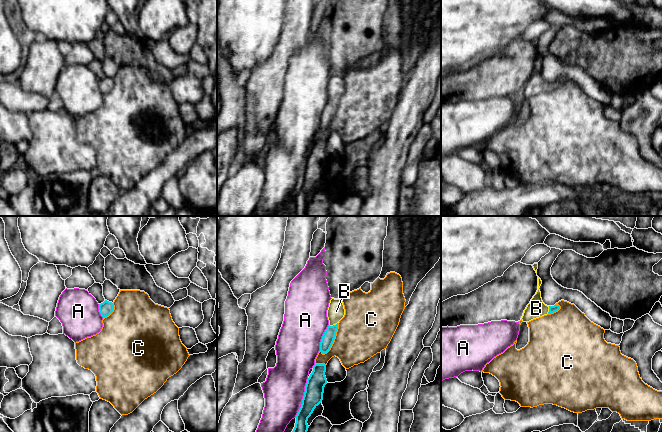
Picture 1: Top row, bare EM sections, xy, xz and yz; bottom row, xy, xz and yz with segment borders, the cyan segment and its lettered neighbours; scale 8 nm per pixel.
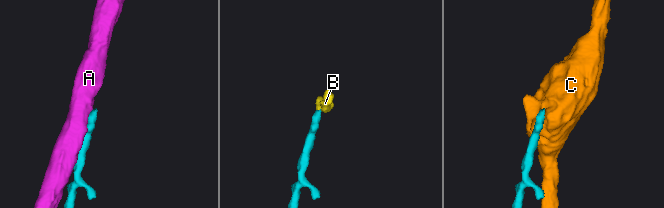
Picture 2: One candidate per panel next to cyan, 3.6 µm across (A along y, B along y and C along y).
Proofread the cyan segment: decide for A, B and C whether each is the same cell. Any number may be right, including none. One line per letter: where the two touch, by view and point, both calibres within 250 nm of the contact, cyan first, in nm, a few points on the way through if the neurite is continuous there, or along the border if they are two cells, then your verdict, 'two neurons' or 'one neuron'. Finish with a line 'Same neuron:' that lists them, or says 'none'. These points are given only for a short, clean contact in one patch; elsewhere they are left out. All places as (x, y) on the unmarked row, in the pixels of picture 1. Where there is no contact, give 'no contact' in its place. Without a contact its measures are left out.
A: meets cyan in xz at (303, 174); 160 nm thick on the cyan side, 320 nm on the other; two neurons
B: meets cyan in xz at (333, 101); 100 nm thick on the cyan side, 140 nm on the other; runs through xz (328, 113), (333, 101), (336, 87); one neuron
C: meets cyan in xz at (333, 116); 100 nm thick on the cyan side, 400 nm on the other; border along xz (338, 99), (331, 123), (322, 130); two neurons
Same neuron: B

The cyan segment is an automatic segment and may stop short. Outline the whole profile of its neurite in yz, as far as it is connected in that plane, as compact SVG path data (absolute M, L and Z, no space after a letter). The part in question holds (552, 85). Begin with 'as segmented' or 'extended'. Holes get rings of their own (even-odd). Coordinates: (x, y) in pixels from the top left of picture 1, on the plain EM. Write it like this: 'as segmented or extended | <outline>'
extended | M538 53L538 66L531 75L530 79L527 81L521 94L523 98L520 101L520 107L517 114L516 119L517 126L524 124L529 118L529 103L527 100L529 97L547 90L554 89L560 85L559 81L547 82L543 79L541 74L541 68L539 66L541 60L542 57Z

